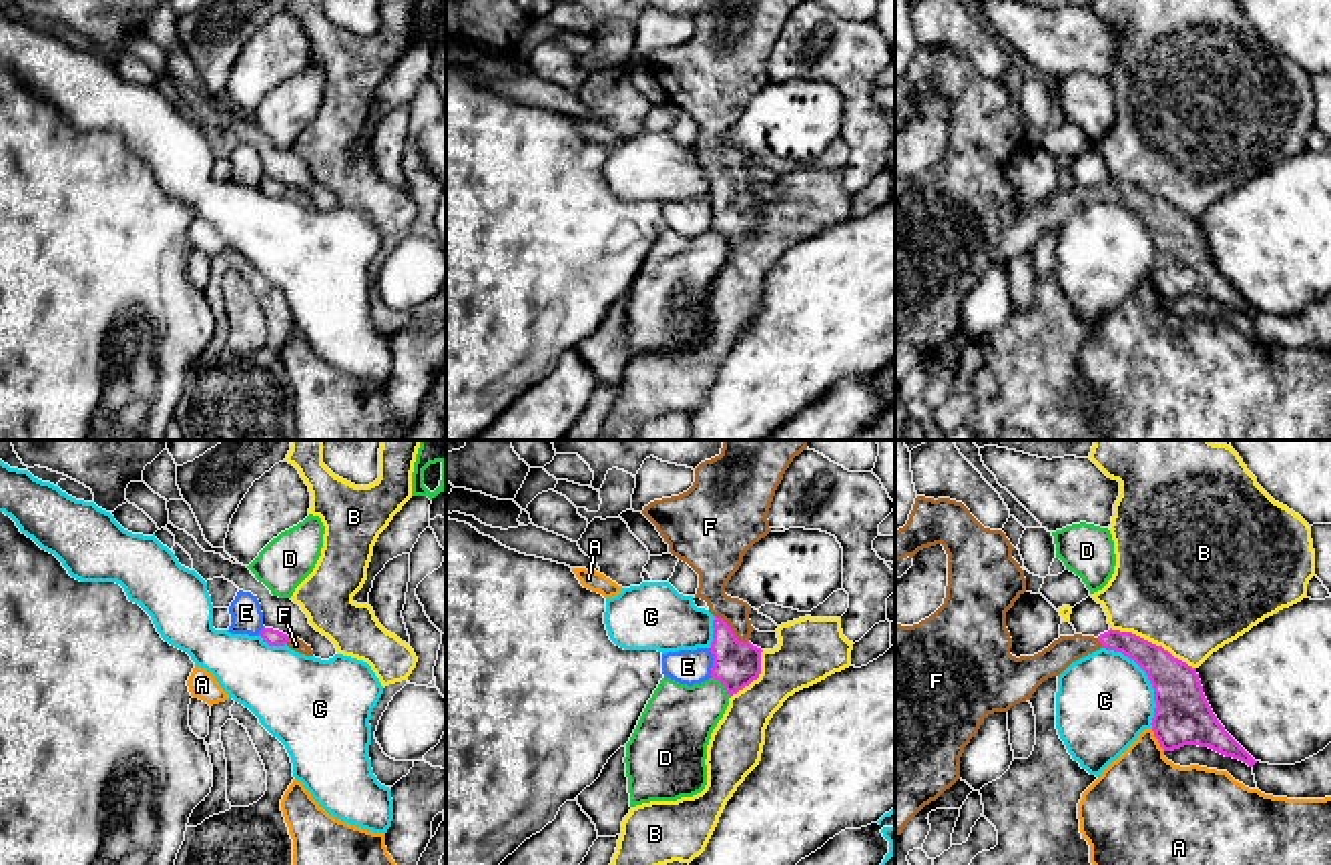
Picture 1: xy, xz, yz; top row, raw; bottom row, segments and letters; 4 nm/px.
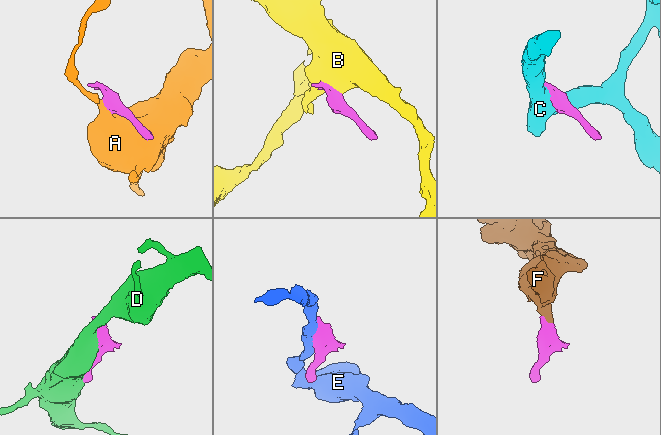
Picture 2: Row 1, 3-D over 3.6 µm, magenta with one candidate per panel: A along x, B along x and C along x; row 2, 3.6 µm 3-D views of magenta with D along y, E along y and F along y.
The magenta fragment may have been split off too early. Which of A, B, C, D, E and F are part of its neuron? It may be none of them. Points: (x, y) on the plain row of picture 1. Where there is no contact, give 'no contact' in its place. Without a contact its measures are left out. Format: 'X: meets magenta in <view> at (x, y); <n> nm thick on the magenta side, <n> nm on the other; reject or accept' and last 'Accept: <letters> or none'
A: meets magenta in yz at (1157, 287); 220 nm thick on the magenta side, 360 nm on the other; reject
B: meets magenta in yz at (1151, 193); 190 nm thick on the magenta side, 500 nm on the other; reject
C: meets magenta in yz at (1149, 229); 220 nm thick on the magenta side, 380 nm on the other; reject
D: meets magenta in xz at (723, 235); 190 nm thick on the magenta side, 280 nm on the other; reject
E: meets magenta in xz at (713, 213); 190 nm thick on the magenta side, 140 nm on the other; reject
F: meets magenta in xz at (731, 181); 190 nm thick on the magenta side, 140 nm on the other; accept
Accept: F

